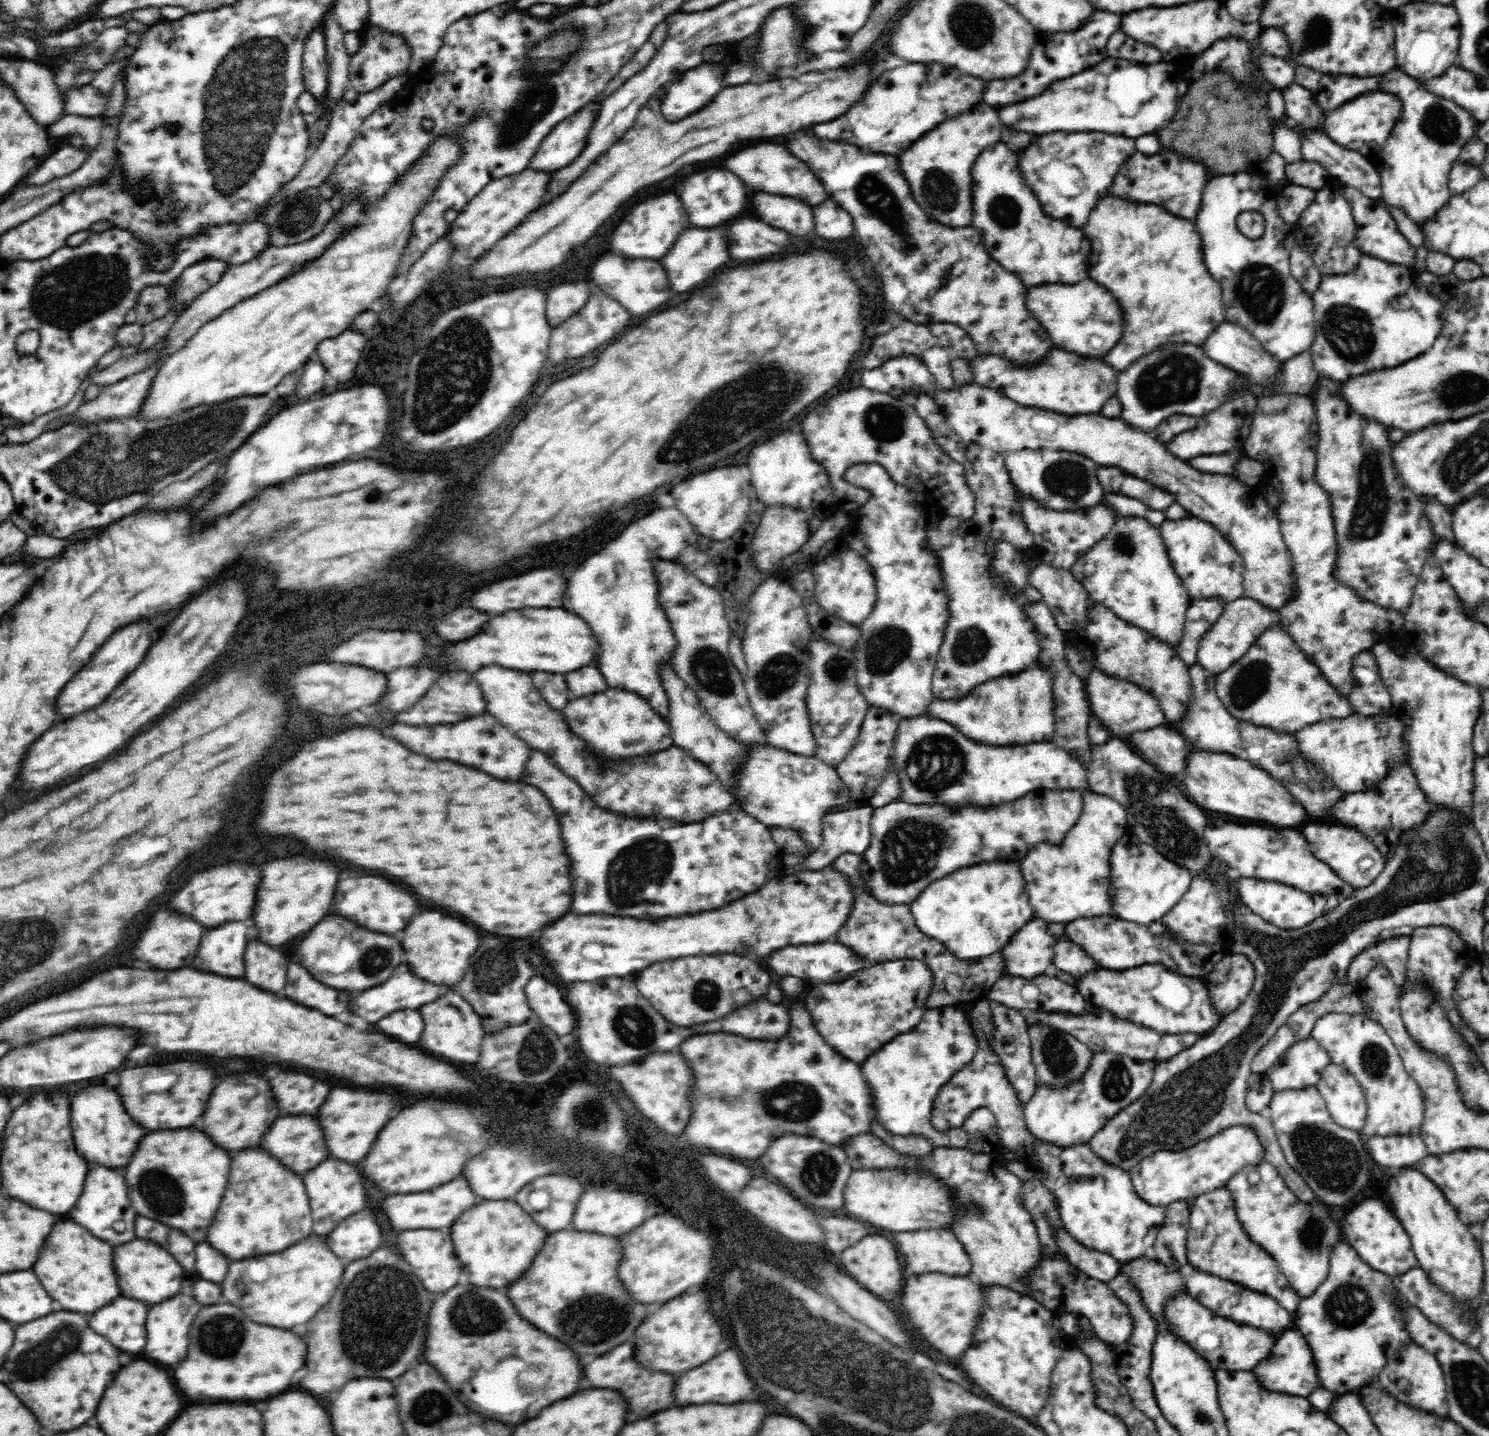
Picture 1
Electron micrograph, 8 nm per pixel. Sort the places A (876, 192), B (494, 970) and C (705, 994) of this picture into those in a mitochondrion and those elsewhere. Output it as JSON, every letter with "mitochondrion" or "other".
{"A":"mitochondrion","B":"mitochondrion","C":"mitochondrion"}

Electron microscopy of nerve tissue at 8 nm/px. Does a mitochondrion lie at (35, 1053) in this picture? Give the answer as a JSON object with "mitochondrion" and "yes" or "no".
{"mitochondrion":"no"}

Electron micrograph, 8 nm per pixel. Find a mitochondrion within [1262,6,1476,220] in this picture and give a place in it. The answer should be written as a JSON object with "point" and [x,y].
{"point":[1439,125]}

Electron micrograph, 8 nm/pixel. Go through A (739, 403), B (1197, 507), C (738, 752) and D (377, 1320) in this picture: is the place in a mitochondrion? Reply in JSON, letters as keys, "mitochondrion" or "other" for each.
{"A":"mitochondrion","B":"other","C":"other","D":"mitochondrion"}

